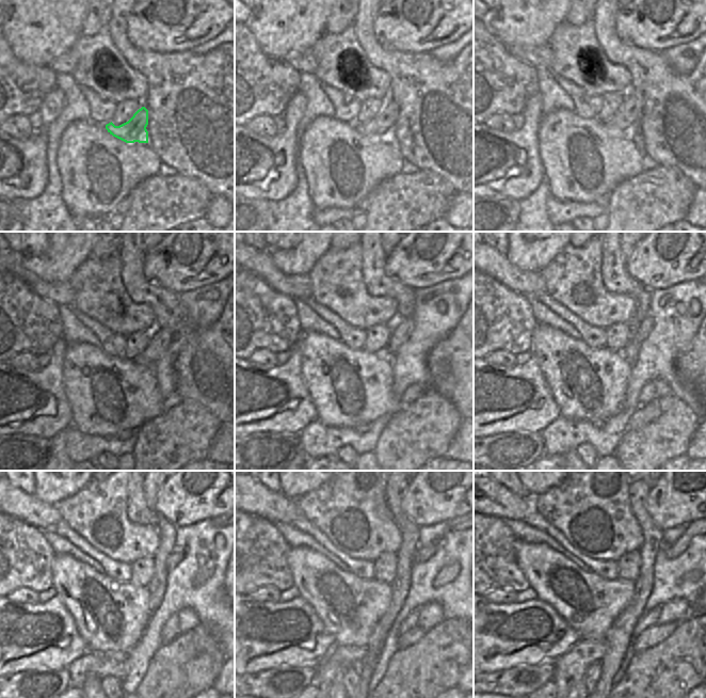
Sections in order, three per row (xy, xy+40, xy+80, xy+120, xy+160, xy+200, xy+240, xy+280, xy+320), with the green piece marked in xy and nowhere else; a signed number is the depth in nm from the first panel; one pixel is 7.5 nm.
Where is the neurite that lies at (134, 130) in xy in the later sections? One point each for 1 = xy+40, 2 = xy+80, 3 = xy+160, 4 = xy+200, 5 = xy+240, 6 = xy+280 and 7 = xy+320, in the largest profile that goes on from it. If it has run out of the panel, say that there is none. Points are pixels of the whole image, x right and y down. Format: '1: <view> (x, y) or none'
1: xy+40 (385, 120)
2: xy+80 (628, 114)
3: xy+160 (401, 330)
4: xy+200 (638, 334)
5: xy+240 (175, 557)
6: xy+280 (424, 553)
7: xy+320 (679, 546)

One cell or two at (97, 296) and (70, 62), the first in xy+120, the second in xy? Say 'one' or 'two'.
two

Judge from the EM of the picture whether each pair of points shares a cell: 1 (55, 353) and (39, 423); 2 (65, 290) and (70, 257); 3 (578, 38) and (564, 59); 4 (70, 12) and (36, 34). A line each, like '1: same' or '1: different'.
1: same
2: different
3: same
4: same

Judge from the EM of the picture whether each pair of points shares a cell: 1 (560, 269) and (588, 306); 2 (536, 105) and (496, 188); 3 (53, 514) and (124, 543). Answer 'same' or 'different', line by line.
1: same
2: same
3: different

